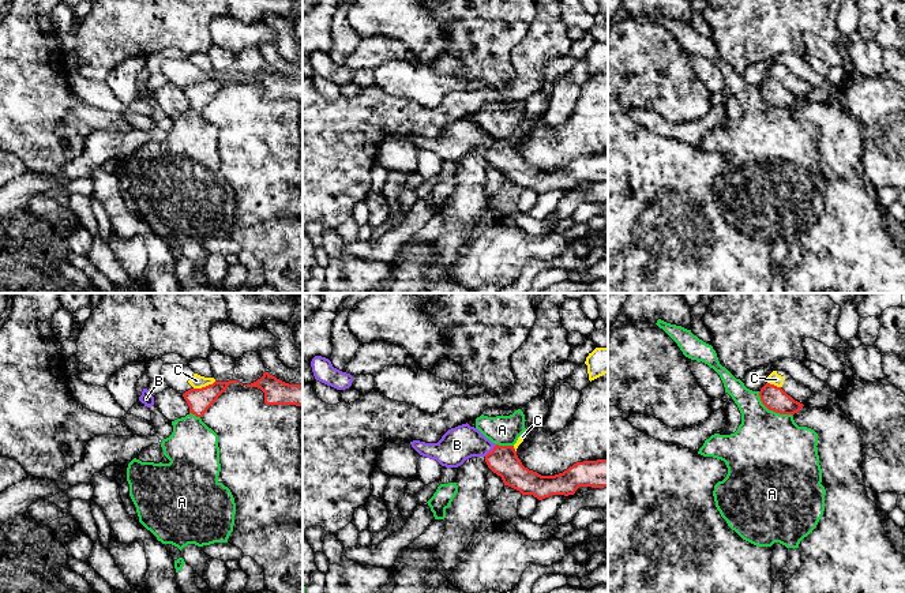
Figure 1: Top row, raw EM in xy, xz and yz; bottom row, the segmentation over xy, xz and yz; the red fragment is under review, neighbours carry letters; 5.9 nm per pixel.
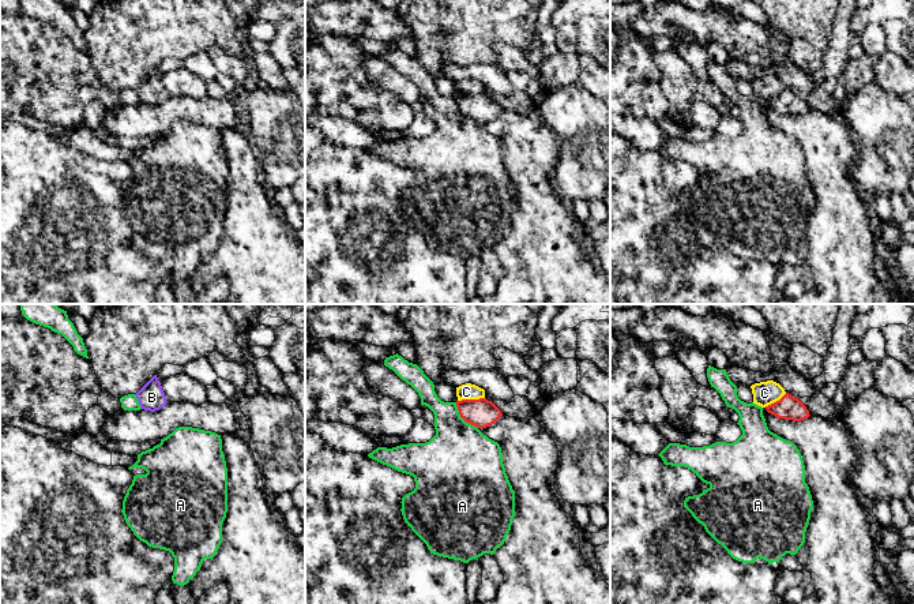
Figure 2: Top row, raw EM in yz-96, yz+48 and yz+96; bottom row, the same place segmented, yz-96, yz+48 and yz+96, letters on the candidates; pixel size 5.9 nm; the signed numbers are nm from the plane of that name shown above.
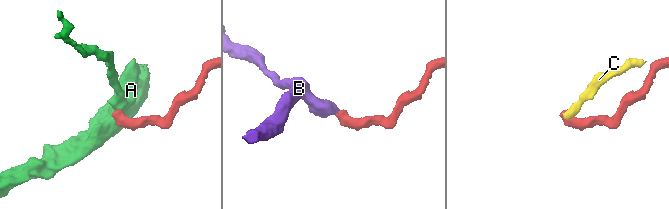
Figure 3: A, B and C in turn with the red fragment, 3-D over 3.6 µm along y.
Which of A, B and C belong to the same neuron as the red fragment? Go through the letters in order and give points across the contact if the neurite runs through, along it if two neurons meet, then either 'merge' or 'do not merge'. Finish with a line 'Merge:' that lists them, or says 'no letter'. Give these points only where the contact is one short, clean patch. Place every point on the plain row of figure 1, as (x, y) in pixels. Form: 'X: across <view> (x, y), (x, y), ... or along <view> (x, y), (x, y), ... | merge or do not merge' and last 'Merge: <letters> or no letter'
A: along yz (758, 86), (759, 94), (769, 104), (792, 111) | do not merge
B: across xz (503, 156), (491, 146), (477, 139), (457, 139) | merge
C: along xy (216, 75), (194, 83) | do not merge
Merge: B

